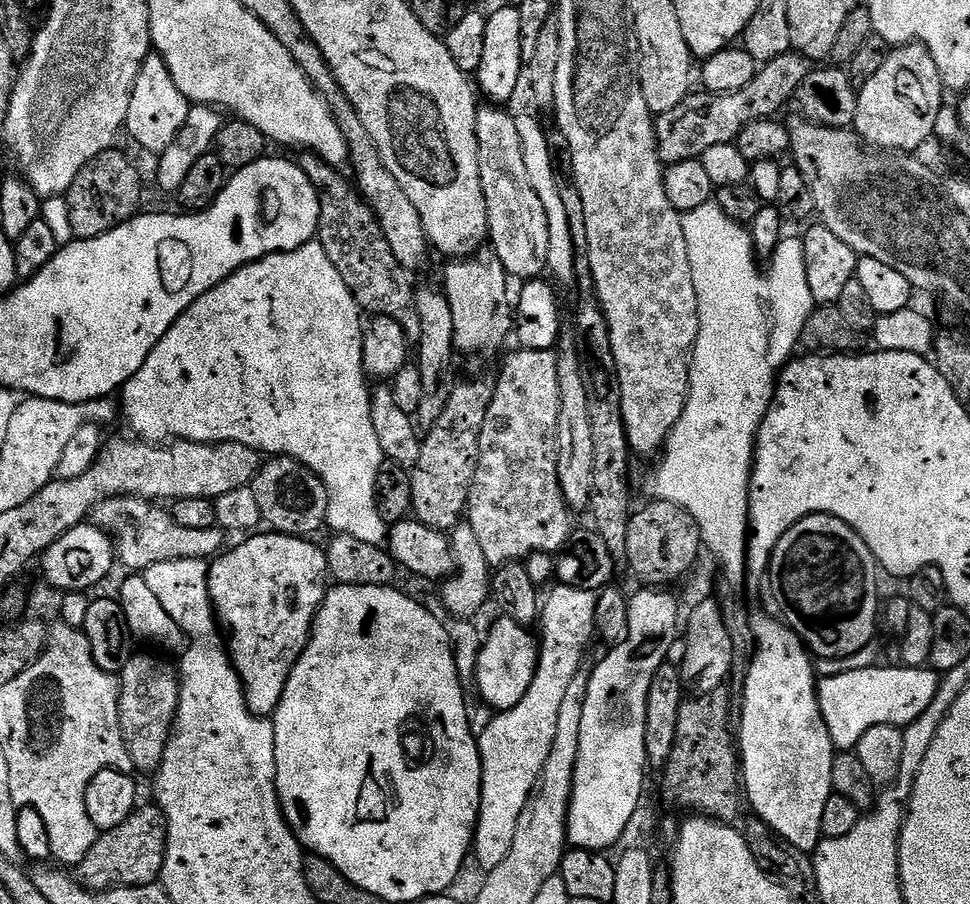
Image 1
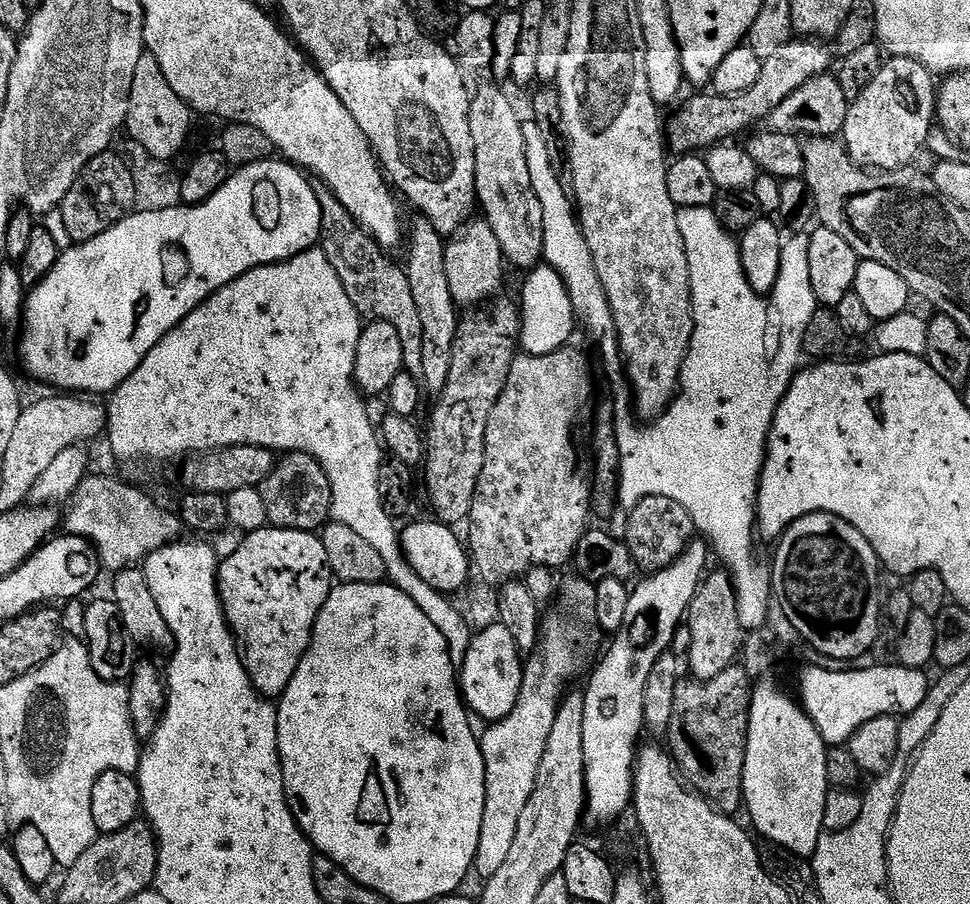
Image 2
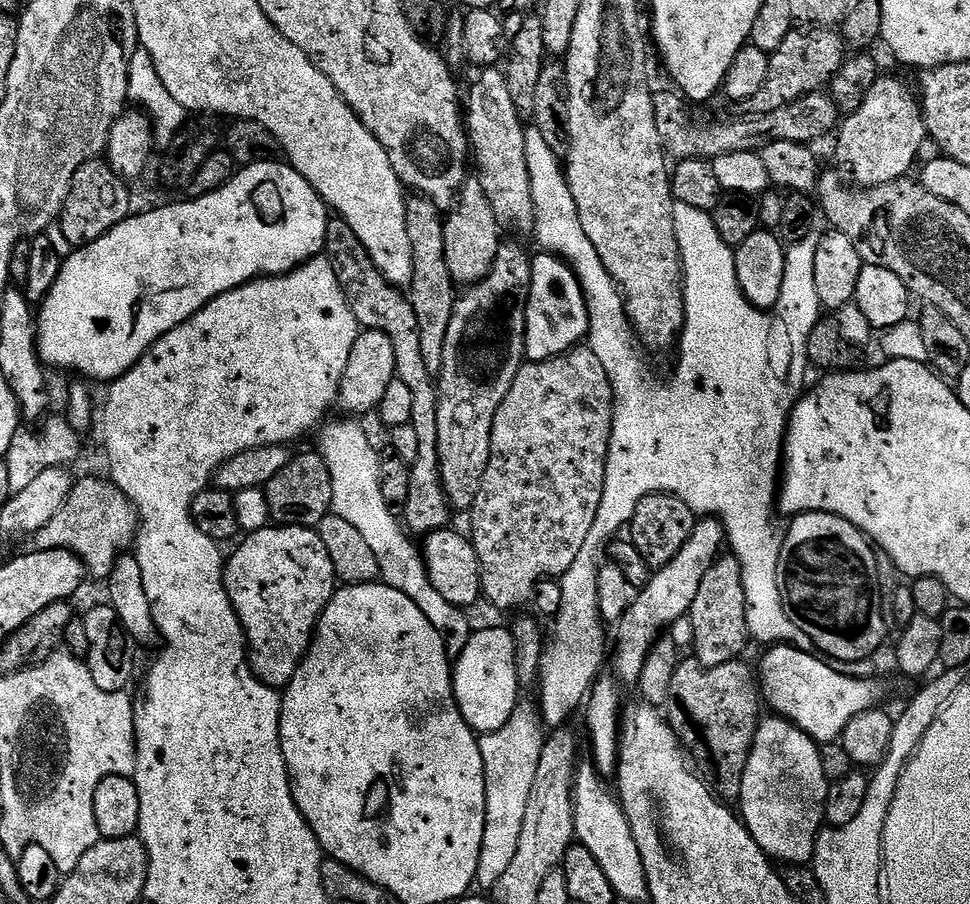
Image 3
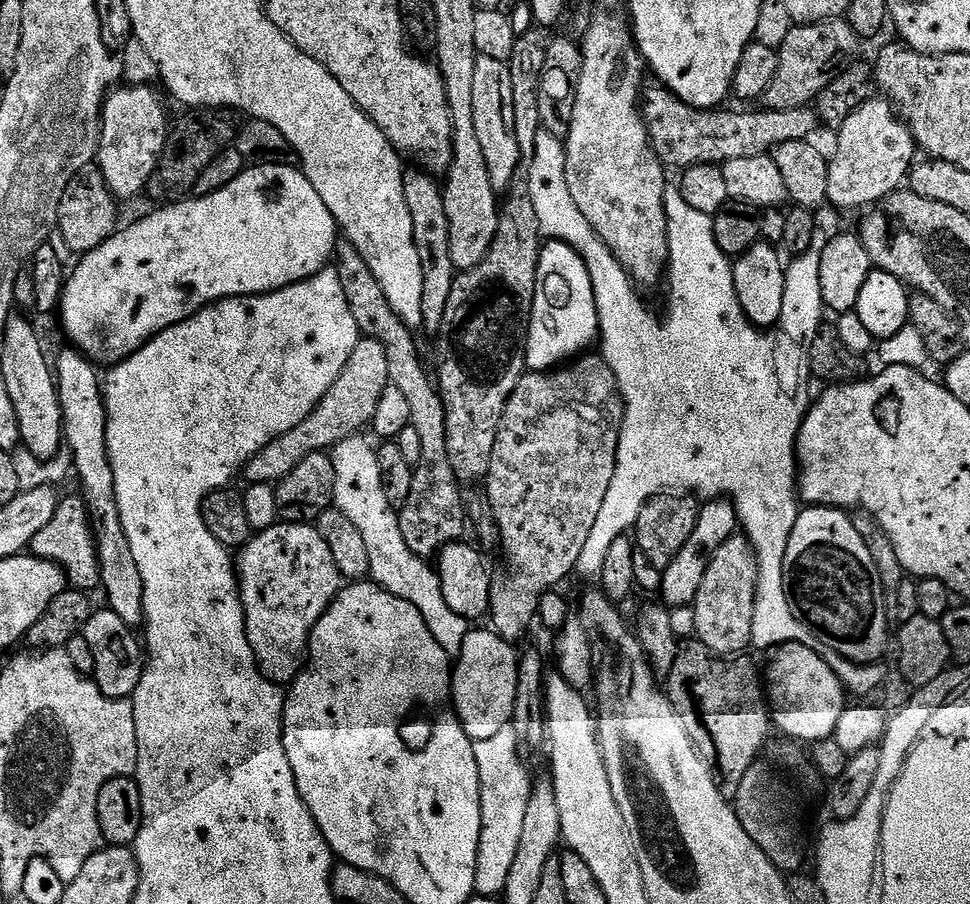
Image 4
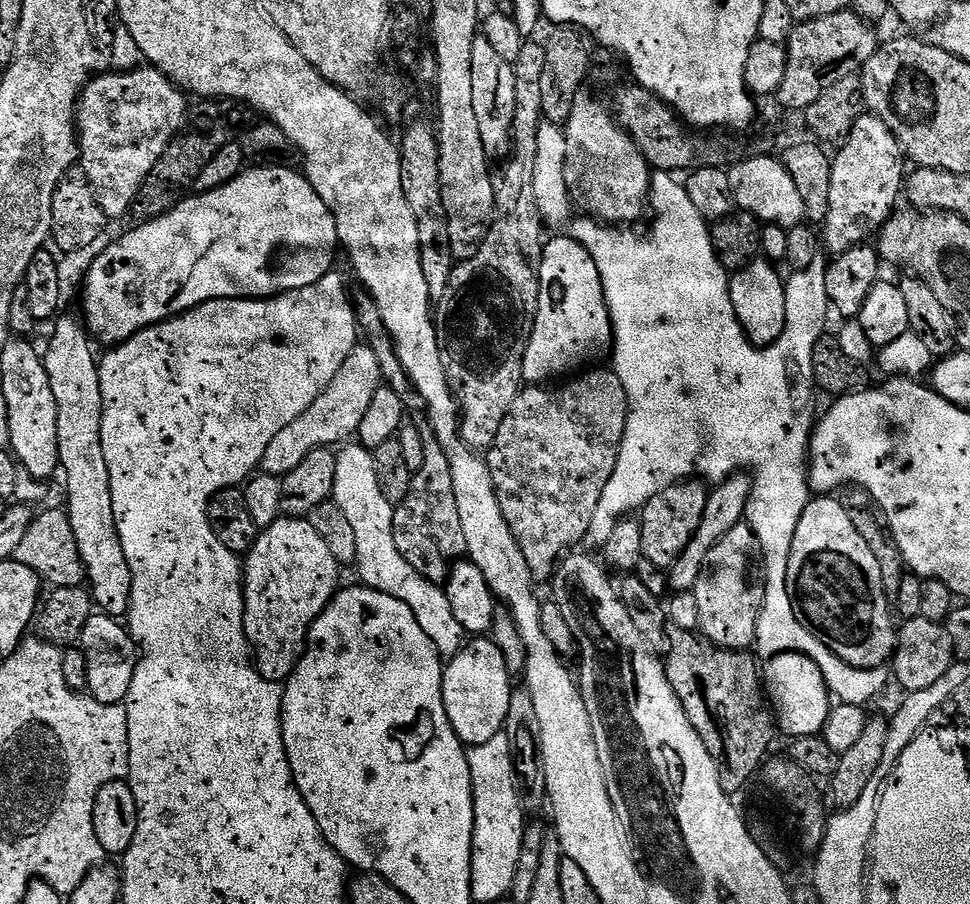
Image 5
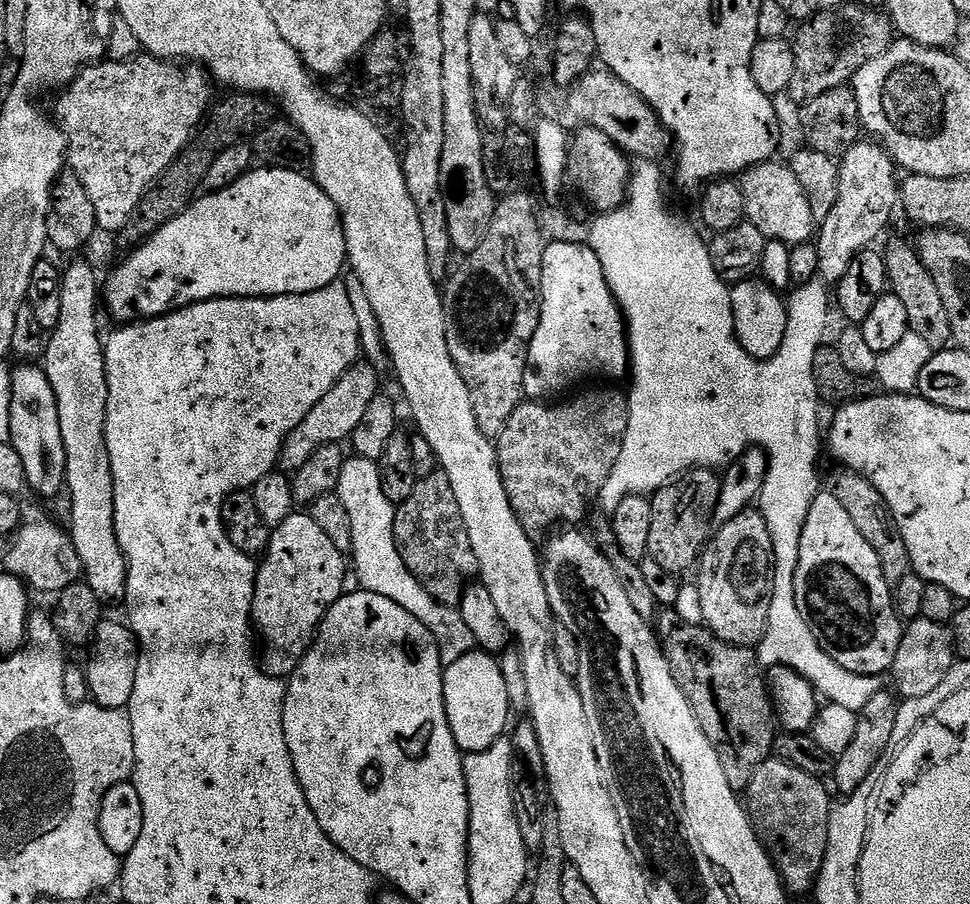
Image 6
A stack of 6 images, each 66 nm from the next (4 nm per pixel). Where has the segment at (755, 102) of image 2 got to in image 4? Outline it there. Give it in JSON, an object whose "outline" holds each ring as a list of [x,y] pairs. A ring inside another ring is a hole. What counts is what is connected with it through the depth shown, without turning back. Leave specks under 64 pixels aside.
{"outline":[[[847,19],[822,20],[819,24],[796,24],[786,34],[786,42],[779,48],[780,62],[770,90],[762,98],[771,110],[794,110],[809,107],[838,74],[861,59],[862,41],[856,29],[849,26]]]}

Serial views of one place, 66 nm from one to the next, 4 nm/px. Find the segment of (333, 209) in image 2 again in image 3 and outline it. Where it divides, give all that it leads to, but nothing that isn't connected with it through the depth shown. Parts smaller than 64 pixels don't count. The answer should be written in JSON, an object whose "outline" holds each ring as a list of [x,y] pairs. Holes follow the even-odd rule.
{"outline":[[[339,218],[329,219],[324,247],[328,261],[334,266],[334,274],[338,274],[338,282],[346,294],[357,325],[364,330],[378,330],[386,334],[390,342],[394,342],[396,379],[406,382],[410,390],[411,424],[418,433],[418,458],[414,458],[410,466],[410,494],[402,509],[402,520],[413,537],[429,536],[431,532],[453,523],[454,509],[446,498],[438,458],[438,384],[430,370],[426,370],[426,361],[422,359],[422,334],[418,334],[418,318],[412,309],[411,299],[405,293],[403,296],[400,293],[403,291],[391,284],[380,273],[378,266],[374,266],[368,251],[362,242],[358,242],[358,234],[350,230],[347,222]]]}

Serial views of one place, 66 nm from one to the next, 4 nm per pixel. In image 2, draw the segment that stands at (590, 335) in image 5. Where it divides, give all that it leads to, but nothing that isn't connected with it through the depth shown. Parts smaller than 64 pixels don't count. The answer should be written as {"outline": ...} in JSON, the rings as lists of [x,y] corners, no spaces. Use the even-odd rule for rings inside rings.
{"outline":[[[546,263],[531,269],[524,280],[518,307],[520,309],[519,347],[527,355],[550,354],[554,350],[565,347],[572,336],[572,331],[578,328],[576,307],[572,305],[570,294],[562,282],[560,275]]]}

